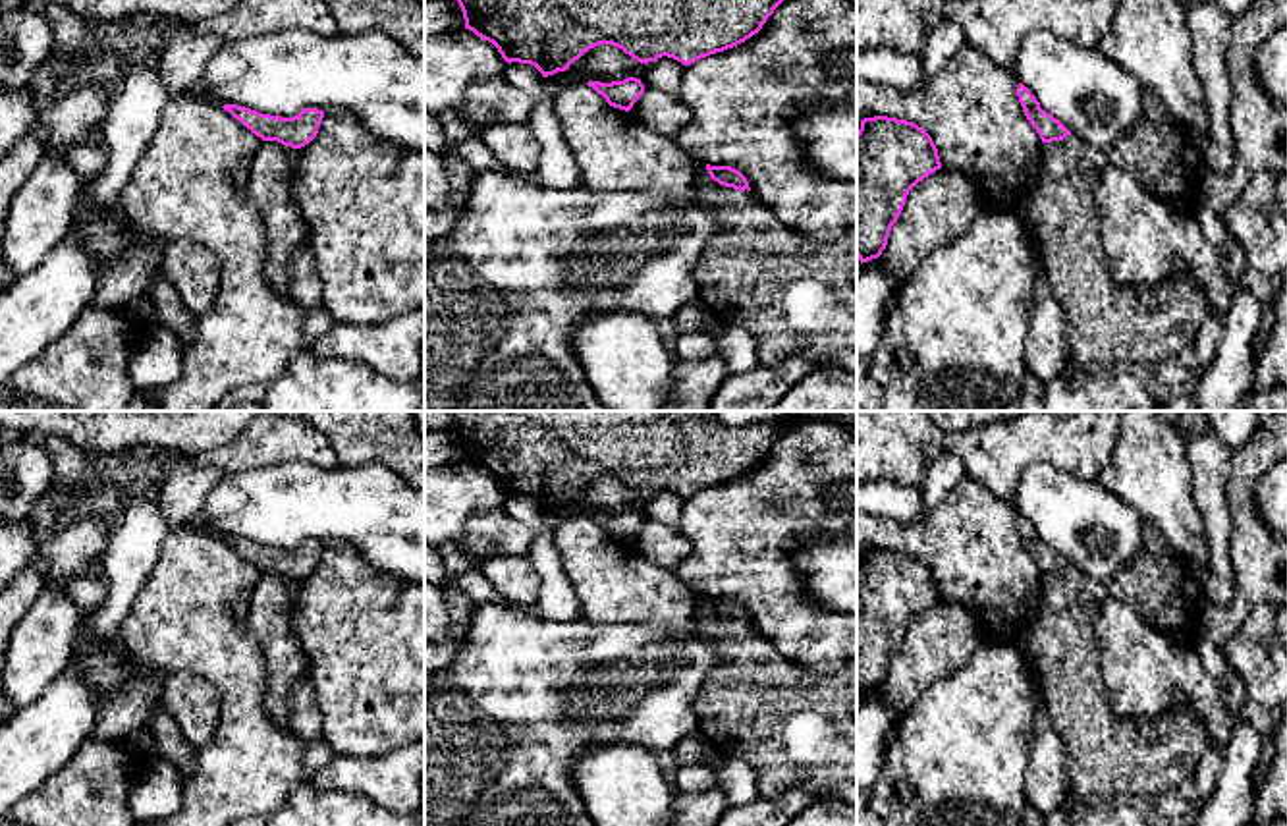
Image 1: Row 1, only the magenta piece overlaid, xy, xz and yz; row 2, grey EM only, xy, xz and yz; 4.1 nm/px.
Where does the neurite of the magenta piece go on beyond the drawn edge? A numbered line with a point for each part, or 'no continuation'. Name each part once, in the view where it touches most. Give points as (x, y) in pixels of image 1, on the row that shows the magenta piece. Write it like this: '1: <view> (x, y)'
no continuation

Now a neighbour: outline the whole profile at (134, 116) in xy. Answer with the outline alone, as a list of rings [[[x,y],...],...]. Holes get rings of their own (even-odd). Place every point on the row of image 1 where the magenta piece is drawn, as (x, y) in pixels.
[[[162,48],[127,71],[102,125],[108,162],[106,170],[87,187],[100,210],[120,208],[120,193],[149,147],[164,104],[172,98],[158,71],[160,56]]]

